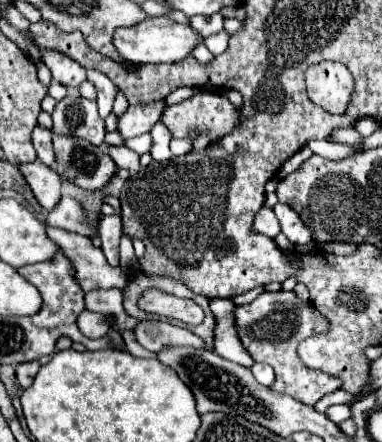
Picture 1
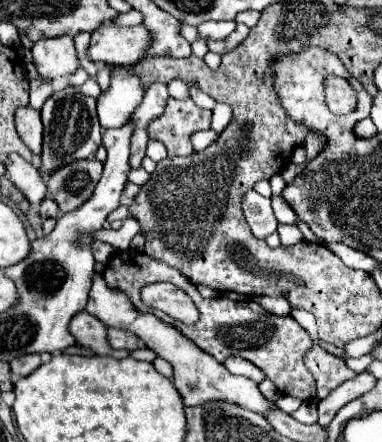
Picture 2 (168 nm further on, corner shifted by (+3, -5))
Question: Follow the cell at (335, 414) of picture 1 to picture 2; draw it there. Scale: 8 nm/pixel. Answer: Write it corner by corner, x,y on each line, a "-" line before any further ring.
307,400
307,402
303,402
291,416
293,416
297,422
301,422
301,424
315,424
315,422
317,422
316,406
316,403

